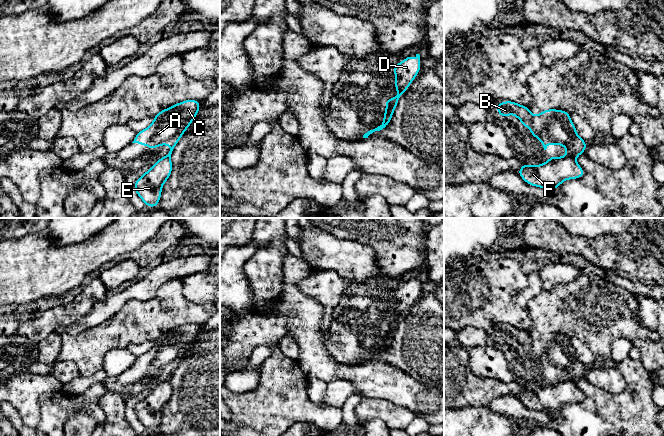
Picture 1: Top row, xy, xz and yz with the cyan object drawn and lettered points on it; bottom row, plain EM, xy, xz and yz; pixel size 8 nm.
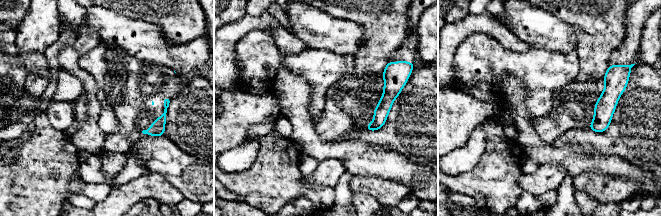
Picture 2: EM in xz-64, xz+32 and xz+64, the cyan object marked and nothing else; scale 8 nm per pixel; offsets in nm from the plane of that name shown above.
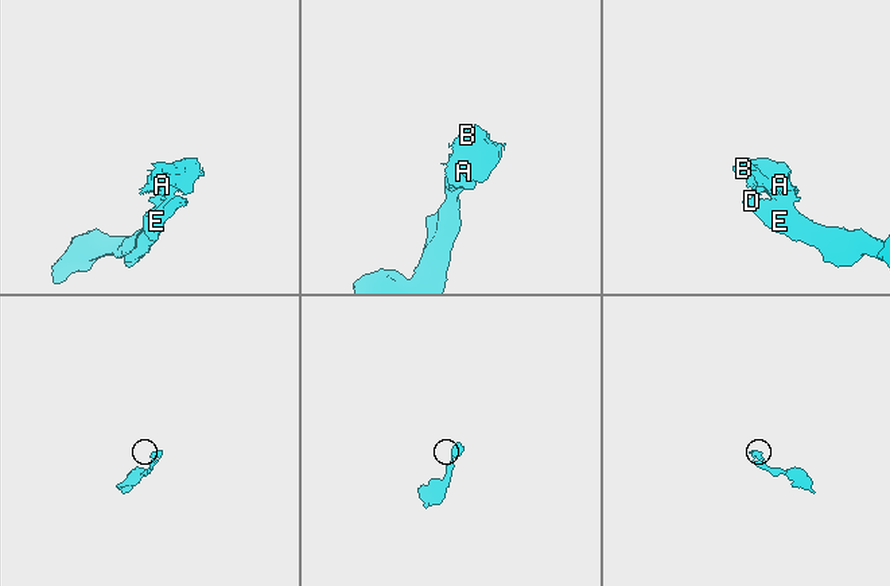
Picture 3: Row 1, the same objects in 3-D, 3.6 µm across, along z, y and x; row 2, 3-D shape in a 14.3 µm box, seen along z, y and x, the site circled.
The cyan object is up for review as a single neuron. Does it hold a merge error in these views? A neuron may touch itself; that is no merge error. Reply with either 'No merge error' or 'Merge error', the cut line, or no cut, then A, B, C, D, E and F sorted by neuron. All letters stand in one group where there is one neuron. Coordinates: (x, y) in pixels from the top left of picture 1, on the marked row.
Merge error. Split along yz (574, 158), (557, 158), (549, 161). Groups: A B C / D E F

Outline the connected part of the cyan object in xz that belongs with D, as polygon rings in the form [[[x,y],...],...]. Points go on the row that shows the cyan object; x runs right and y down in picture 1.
[[[416,54],[416,60],[412,60],[412,55],[393,67],[396,76],[395,89],[400,93],[407,90],[413,79],[417,76],[420,70],[421,59],[420,55]]]

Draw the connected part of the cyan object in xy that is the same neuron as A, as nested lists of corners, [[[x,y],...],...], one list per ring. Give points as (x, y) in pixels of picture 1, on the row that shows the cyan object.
[[[186,100],[162,110],[149,127],[137,133],[132,143],[143,144],[151,149],[167,144],[170,151],[162,158],[170,159],[174,147],[194,120],[199,108],[200,102]]]

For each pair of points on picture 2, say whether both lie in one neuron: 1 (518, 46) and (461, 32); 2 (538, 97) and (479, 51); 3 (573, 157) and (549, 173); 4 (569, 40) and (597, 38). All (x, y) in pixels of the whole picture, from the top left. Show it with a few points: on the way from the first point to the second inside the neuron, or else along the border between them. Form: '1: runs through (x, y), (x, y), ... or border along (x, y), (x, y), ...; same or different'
1: runs through (504, 35), (492, 26), (475, 26); same
2: runs through (529, 81), (510, 62), (495, 61); same
3: border along (540, 164), (558, 163), (567, 174); different
4: border along (566, 21), (574, 25), (582, 34), (577, 51); different

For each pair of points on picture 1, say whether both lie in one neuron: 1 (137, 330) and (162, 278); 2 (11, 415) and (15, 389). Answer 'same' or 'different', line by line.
1: different
2: different

